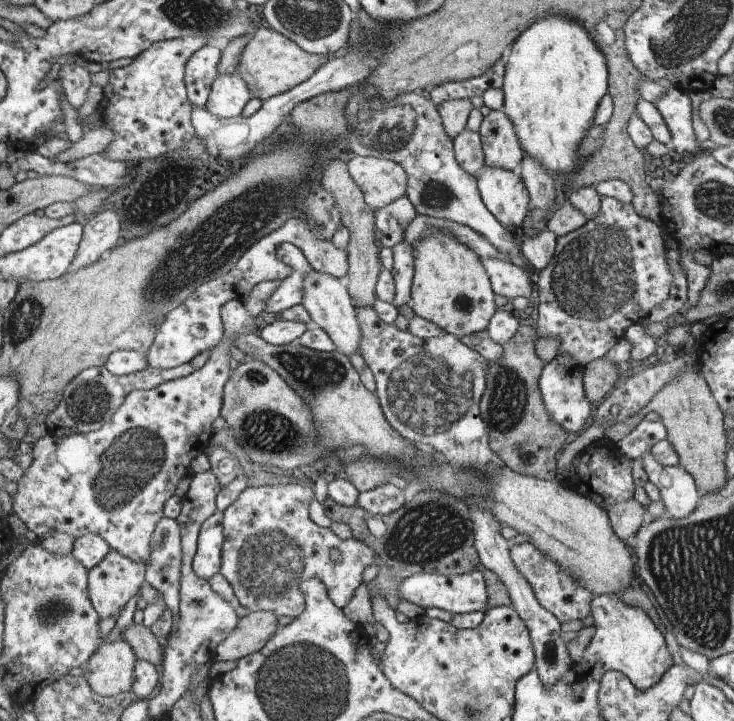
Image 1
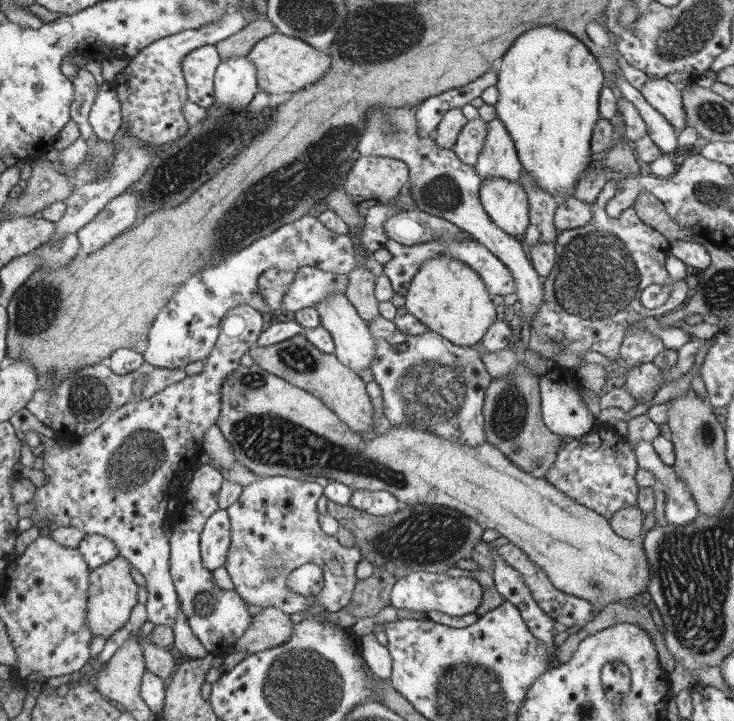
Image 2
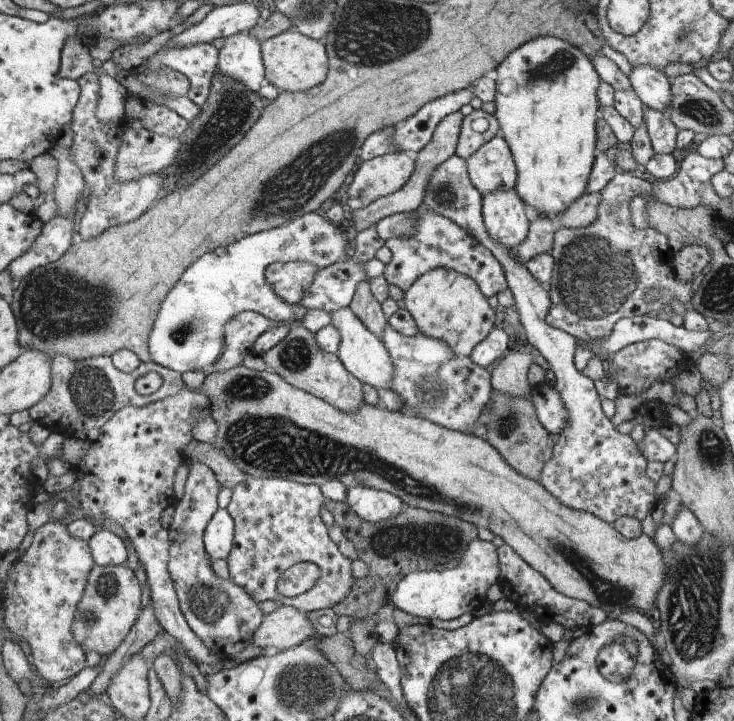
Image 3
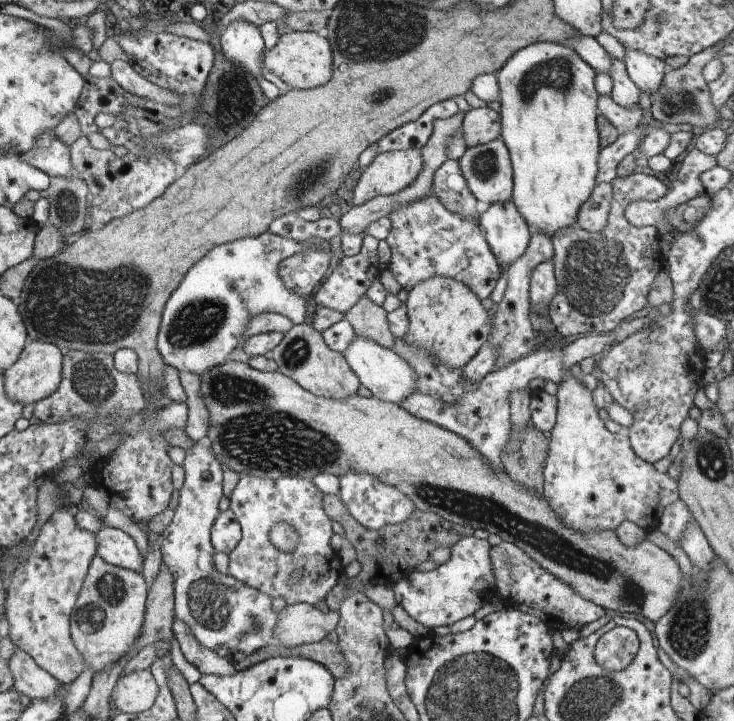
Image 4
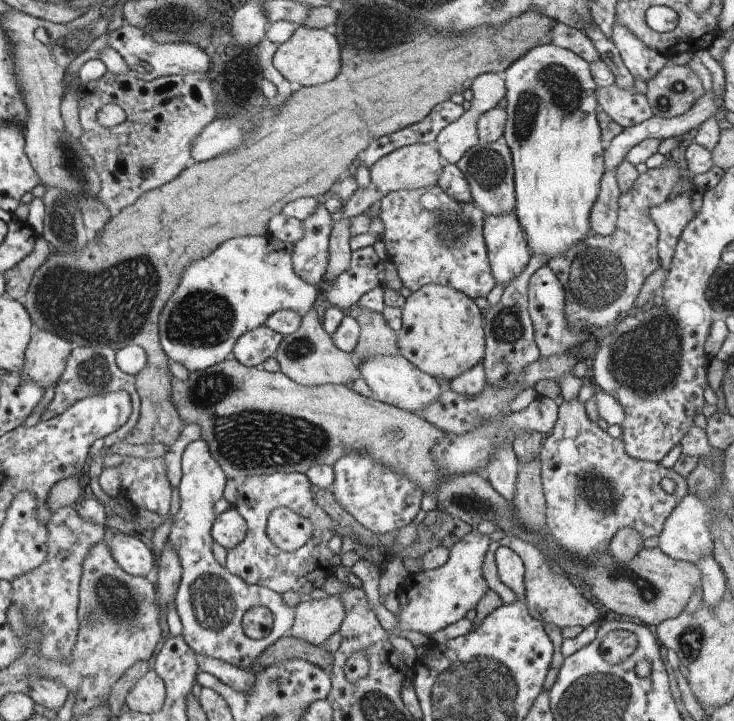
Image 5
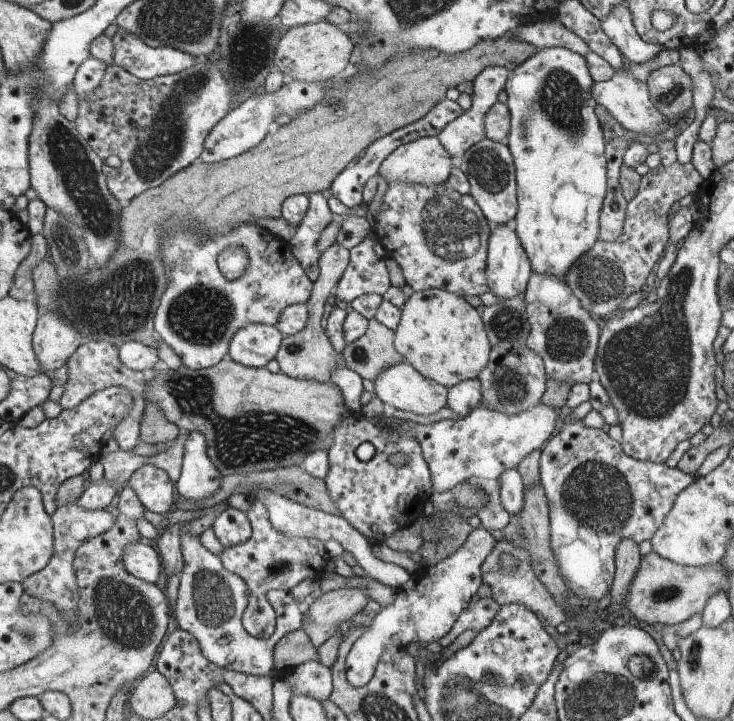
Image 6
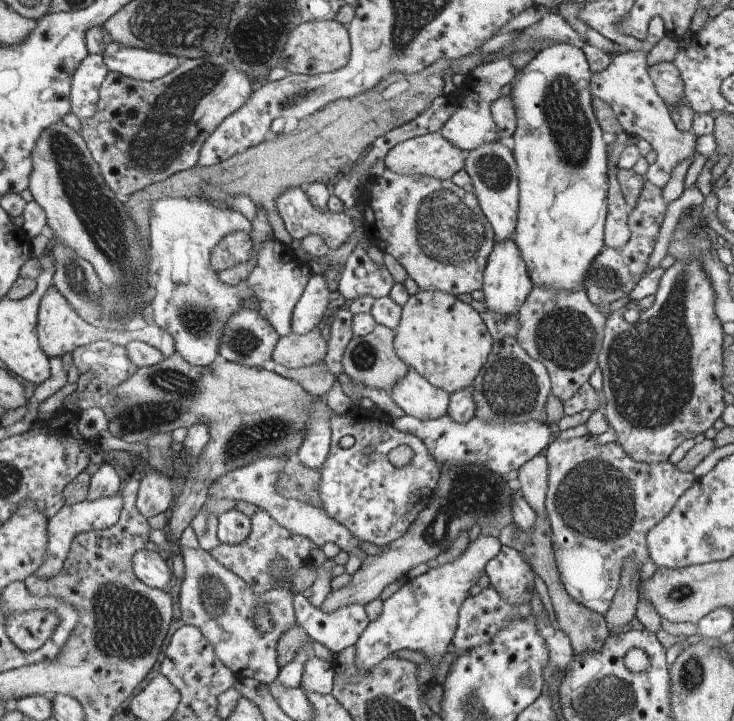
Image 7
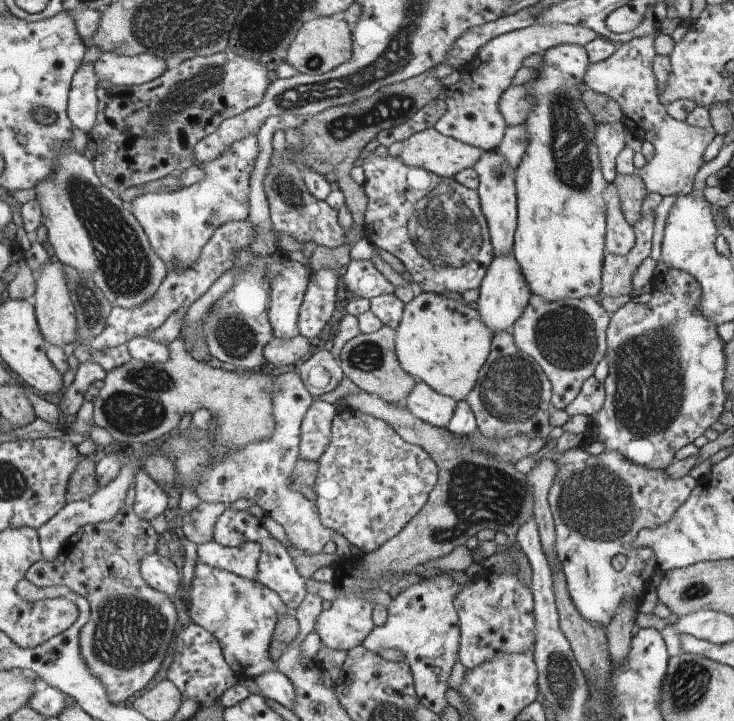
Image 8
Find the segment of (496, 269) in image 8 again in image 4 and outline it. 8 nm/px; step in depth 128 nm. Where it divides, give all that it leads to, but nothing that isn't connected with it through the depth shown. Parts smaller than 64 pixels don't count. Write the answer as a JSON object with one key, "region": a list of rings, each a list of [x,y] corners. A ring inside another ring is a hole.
{"region":[[[512,201],[490,205],[490,208],[479,216],[487,233],[488,245],[491,246],[495,259],[502,270],[506,270],[527,251],[530,232],[527,220]]]}

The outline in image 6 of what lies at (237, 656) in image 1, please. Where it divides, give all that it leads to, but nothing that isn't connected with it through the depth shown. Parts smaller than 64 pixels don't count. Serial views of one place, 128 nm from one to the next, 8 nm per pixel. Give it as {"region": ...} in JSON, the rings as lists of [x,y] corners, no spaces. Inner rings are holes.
{"region":[[[338,589],[322,593],[309,606],[302,620],[302,629],[318,648],[337,632],[340,625],[362,611],[369,600],[362,589]]]}

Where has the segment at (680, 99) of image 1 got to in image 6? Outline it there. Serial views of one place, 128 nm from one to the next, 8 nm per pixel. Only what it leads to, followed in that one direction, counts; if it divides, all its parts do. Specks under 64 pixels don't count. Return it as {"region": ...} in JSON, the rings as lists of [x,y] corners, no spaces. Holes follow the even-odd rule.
{"region":[[[627,2],[616,5],[601,22],[602,30],[622,53],[627,64],[651,61],[661,51],[660,45],[642,40],[634,26]]]}

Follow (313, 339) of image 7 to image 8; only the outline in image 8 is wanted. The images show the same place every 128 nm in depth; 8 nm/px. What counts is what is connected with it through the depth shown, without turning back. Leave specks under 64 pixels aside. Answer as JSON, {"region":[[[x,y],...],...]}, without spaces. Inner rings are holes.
{"region":[[[300,334],[291,339],[281,339],[274,337],[267,344],[264,352],[265,359],[274,366],[292,366],[298,360],[306,358],[308,354],[313,354],[319,347],[316,341],[309,341]]]}

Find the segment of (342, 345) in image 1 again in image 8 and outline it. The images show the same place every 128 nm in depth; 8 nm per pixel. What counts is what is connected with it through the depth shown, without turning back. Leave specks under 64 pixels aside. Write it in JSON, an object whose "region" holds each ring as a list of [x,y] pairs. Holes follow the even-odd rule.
{"region":[[[416,381],[403,405],[416,417],[435,427],[446,428],[455,414],[457,401],[436,392],[429,384]]]}

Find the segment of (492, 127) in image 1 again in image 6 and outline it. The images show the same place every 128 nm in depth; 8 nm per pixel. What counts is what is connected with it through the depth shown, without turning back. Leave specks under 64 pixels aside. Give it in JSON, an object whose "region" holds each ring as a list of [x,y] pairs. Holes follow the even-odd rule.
{"region":[[[484,138],[469,148],[457,165],[470,183],[469,194],[475,197],[489,222],[496,226],[512,224],[518,214],[518,181],[515,179],[514,157],[508,145]]]}

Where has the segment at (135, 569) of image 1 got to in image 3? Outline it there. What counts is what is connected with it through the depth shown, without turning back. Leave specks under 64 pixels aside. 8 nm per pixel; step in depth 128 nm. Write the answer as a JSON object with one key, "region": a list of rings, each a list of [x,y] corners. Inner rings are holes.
{"region":[[[127,565],[92,568],[92,584],[88,584],[88,596],[84,596],[80,616],[76,616],[76,636],[80,636],[85,653],[94,650],[100,656],[108,656],[117,650],[138,620],[140,596],[140,584]]]}

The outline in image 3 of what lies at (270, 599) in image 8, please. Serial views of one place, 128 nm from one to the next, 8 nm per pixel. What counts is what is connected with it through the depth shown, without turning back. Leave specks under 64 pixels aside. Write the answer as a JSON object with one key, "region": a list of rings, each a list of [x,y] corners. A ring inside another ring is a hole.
{"region":[[[204,463],[188,464],[189,474],[184,488],[184,496],[175,506],[170,533],[172,539],[171,561],[167,564],[171,572],[175,591],[178,593],[179,608],[190,629],[214,654],[224,652],[230,644],[252,645],[255,632],[264,622],[258,600],[246,589],[215,574],[214,563],[204,547],[204,532],[218,510],[216,496],[220,492],[220,481]]]}

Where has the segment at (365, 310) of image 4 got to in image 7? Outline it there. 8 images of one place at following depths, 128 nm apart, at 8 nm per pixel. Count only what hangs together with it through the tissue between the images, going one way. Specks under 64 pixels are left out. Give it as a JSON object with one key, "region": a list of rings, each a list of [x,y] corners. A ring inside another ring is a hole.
{"region":[[[377,324],[366,336],[352,337],[343,354],[343,372],[360,386],[371,386],[390,392],[395,382],[403,379],[410,370],[395,351],[394,340],[395,331],[383,324]]]}

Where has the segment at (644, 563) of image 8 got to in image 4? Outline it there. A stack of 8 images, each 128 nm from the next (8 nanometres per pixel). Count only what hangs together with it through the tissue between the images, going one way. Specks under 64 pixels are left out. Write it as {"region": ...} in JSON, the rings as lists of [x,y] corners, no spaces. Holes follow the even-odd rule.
{"region":[[[571,370],[558,384],[557,422],[551,431],[548,461],[543,469],[543,496],[558,520],[578,532],[612,530],[626,520],[642,529],[658,529],[664,510],[680,499],[678,482],[660,473],[654,463],[641,460],[632,450],[626,433],[611,434],[598,416],[588,390]]]}

